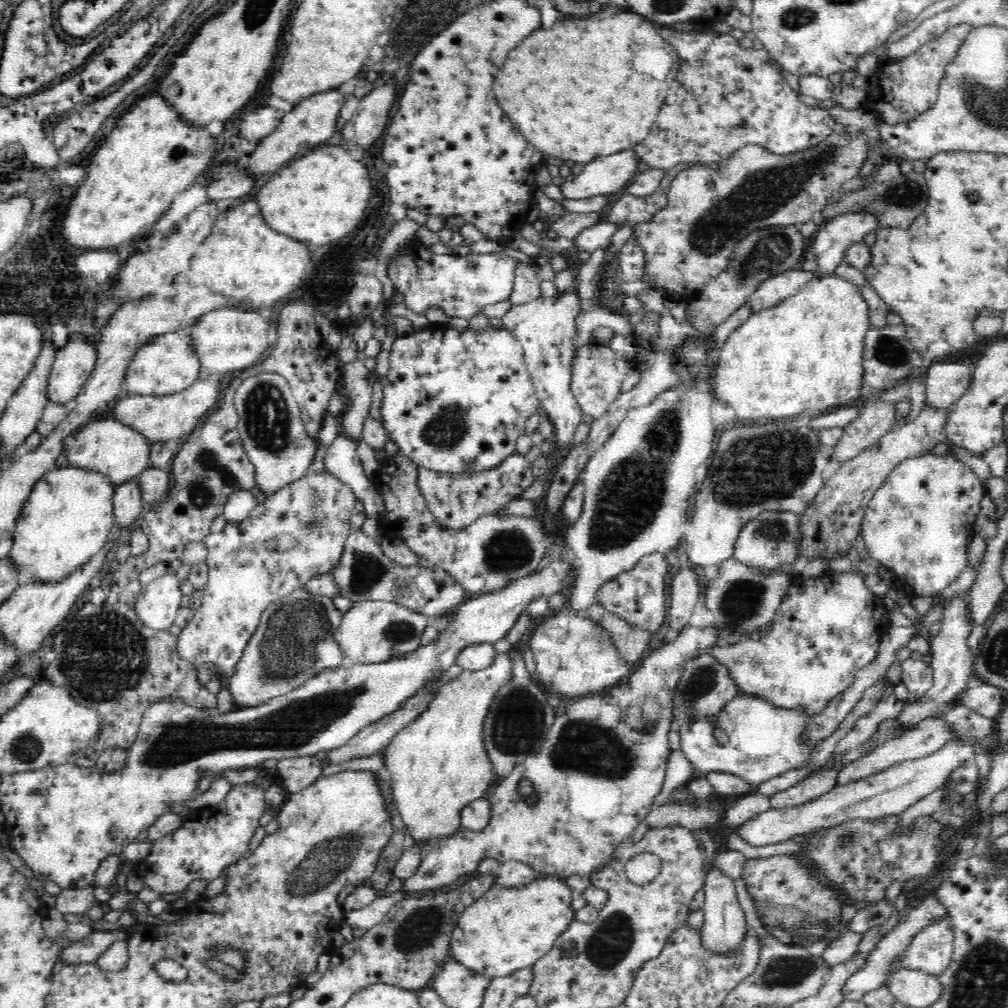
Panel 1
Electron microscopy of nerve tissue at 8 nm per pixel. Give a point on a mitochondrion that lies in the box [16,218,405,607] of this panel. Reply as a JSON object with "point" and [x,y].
{"point":[267,417]}

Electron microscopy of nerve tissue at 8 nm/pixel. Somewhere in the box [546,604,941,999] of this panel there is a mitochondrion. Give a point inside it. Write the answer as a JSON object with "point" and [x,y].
{"point":[611,943]}

